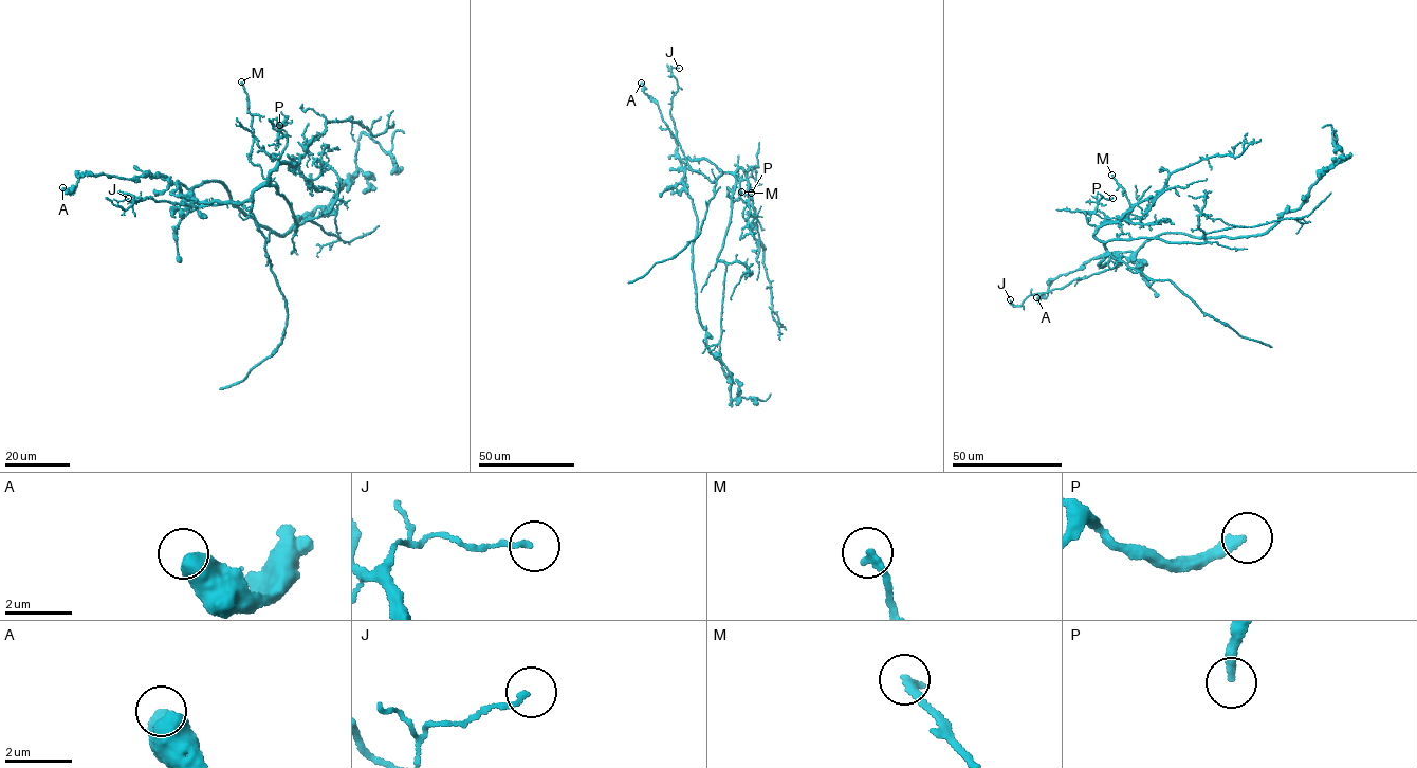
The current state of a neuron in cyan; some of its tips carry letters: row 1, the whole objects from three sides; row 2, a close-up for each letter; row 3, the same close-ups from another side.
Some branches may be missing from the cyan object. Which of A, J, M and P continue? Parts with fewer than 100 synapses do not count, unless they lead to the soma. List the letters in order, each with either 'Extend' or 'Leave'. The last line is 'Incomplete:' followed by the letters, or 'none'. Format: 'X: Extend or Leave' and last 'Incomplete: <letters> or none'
A: Leave
J: Leave
M: Leave
P: Leave
Incomplete: none

